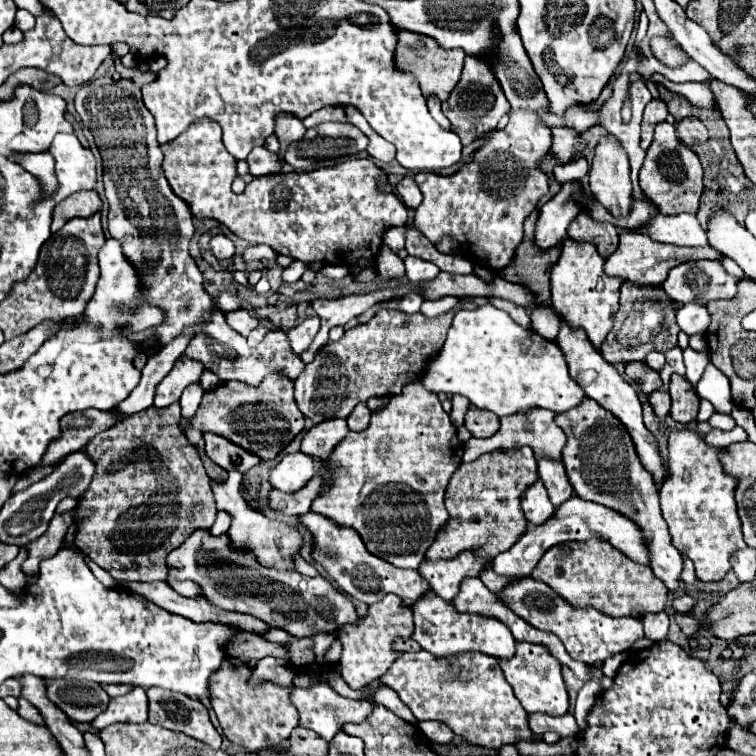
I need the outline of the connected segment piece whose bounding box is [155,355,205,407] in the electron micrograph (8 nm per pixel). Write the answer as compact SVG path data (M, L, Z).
M181 355L169 375L159 383L155 391L155 407L169 407L179 401L183 389L191 383L197 383L203 373L201 361L193 361L191 357Z

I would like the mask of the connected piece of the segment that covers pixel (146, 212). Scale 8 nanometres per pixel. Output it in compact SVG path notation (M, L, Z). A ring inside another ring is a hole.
M103 75L89 81L89 85L81 85L75 95L75 109L93 133L101 157L105 157L103 183L109 201L109 233L123 243L127 259L139 269L147 301L165 309L163 325L129 335L129 339L143 345L145 339L155 337L161 345L167 345L181 335L183 327L197 325L201 313L213 305L203 285L205 279L189 255L189 241L195 233L189 205L171 191L165 179L153 115L143 105L141 91L131 79L115 81ZM109 97L115 97L115 101Z

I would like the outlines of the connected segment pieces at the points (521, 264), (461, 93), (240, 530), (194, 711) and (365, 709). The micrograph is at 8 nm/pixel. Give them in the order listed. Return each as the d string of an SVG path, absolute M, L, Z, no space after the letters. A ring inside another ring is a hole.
M533 211L525 221L525 237L517 247L513 261L499 273L501 279L525 285L525 289L533 289L537 303L547 303L551 299L549 293L549 271L557 263L561 247L539 251L533 243L537 211Z
M465 57L465 69L461 75L461 81L457 83L455 91L451 93L451 97L443 103L443 113L445 117L451 121L451 131L457 133L465 145L471 145L475 139L479 139L481 135L493 131L499 123L499 119L511 109L511 105L507 103L501 85L497 83L491 65L487 59L481 57Z
M233 471L233 485L211 483L211 487L213 487L215 501L217 501L217 509L231 515L231 527L227 531L227 537L233 549L245 549L253 553L257 561L261 561L261 565L267 565L273 569L293 569L293 557L299 553L303 545L301 531L283 521L271 521L259 511L251 509L241 497L241 473L237 471Z
M151 687L147 691L147 697L149 723L161 725L171 731L181 731L211 745L213 749L221 747L221 735L213 727L209 713L199 699L157 687Z
M315 683L309 689L301 689L295 687L293 691L295 695L291 697L295 707L301 713L301 727L307 727L311 731L315 731L319 737L331 741L335 737L335 733L345 725L345 723L355 723L355 721L363 721L371 711L373 711L373 703L369 701L355 701L355 699L345 699L339 697L327 683Z

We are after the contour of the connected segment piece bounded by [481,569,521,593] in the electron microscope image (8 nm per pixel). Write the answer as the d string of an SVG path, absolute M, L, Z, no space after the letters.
M485 569L483 573L481 573L481 581L493 591L493 593L501 593L509 583L515 583L515 581L519 581L521 577L501 577L501 575L497 575L497 573L493 573L493 569Z

